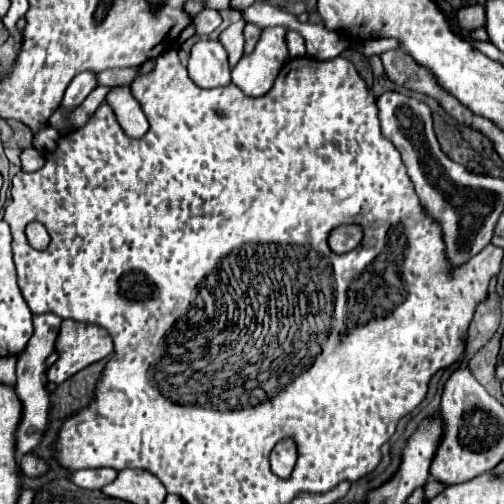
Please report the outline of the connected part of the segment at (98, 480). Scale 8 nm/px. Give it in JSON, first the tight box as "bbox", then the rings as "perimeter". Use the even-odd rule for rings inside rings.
{"bbox":[70,469,116,489],"perimeter":[[[82,469],[70,477],[82,489],[102,489],[116,479],[114,469]]]}

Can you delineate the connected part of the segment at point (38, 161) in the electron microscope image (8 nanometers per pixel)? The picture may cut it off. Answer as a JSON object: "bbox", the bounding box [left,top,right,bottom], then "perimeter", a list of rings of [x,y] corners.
{"bbox":[20,147,44,171],"perimeter":[[[34,147],[24,149],[20,159],[22,159],[22,169],[24,171],[38,171],[44,165],[44,155],[40,151],[36,151]]]}

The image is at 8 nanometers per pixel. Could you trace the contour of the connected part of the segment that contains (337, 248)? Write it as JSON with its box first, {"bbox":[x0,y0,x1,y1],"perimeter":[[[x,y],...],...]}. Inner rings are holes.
{"bbox":[330,225,362,253],"perimeter":[[[344,225],[344,227],[338,227],[330,233],[330,249],[334,253],[346,253],[354,247],[358,247],[358,243],[362,241],[362,229],[358,225]]]}

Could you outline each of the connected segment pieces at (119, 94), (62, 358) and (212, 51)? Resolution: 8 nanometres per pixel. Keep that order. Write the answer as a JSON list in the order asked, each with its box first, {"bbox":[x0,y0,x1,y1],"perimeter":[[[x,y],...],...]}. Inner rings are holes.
[{"bbox":[106,83,149,137],"perimeter":[[[130,83],[112,87],[106,95],[106,103],[112,105],[120,126],[129,137],[142,137],[149,129],[149,123],[142,110],[142,105],[132,93]]]},{"bbox":[50,319,112,385],"perimeter":[[[66,319],[62,321],[58,333],[58,361],[50,369],[50,381],[59,385],[64,379],[108,357],[110,353],[112,339],[106,329]]]},{"bbox":[188,41,230,87],"perimeter":[[[198,41],[188,61],[190,79],[204,87],[226,87],[230,85],[230,67],[224,47],[218,41]]]}]

